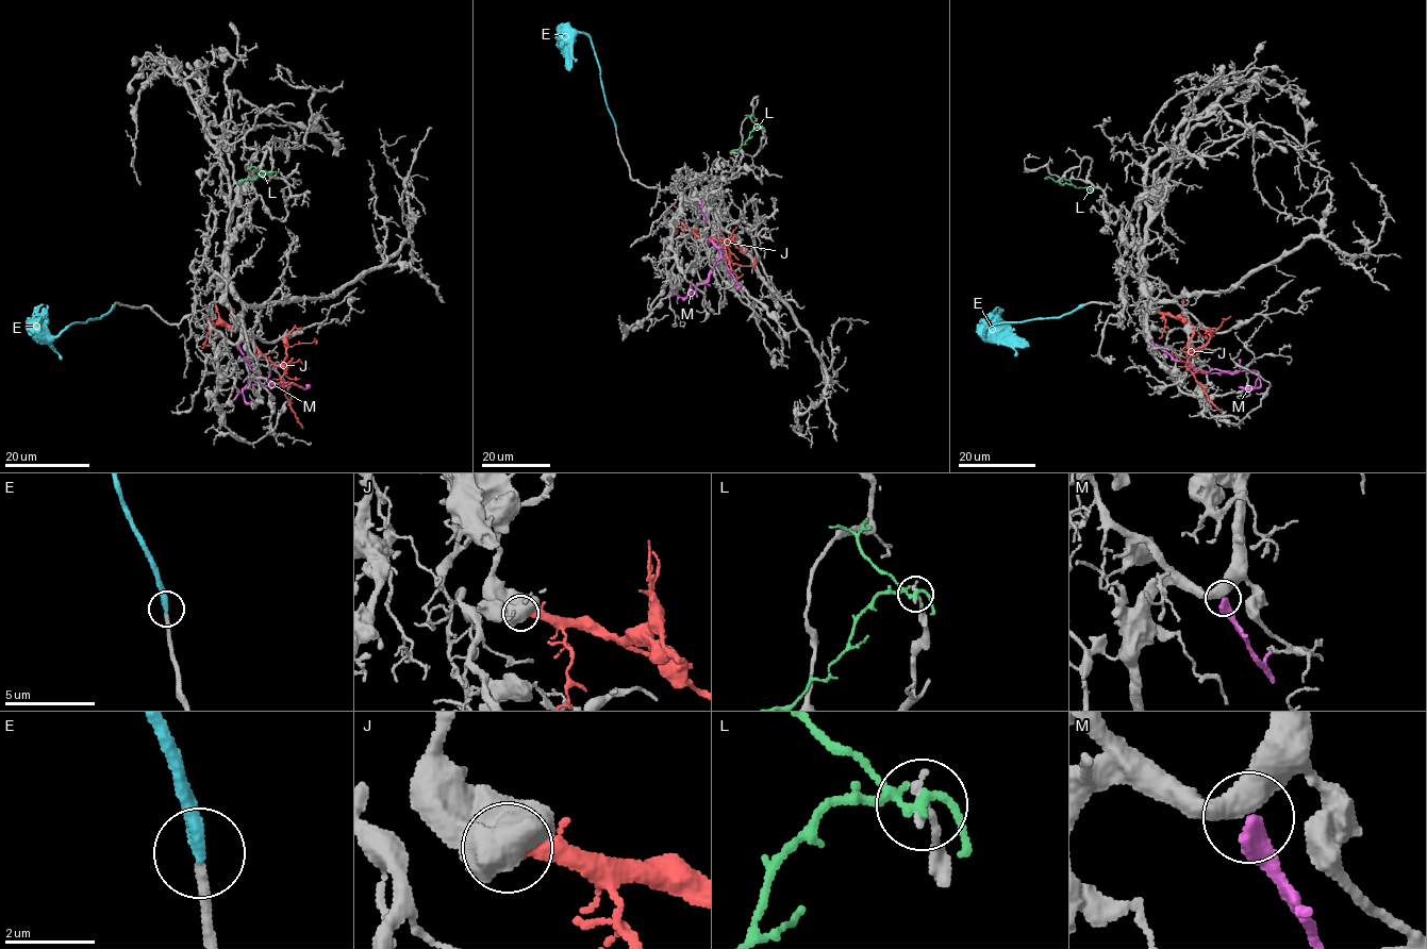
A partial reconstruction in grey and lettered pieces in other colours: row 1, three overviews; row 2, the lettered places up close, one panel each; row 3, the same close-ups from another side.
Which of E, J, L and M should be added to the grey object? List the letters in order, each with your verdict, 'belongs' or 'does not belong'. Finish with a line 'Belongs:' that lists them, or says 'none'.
E: belongs
J: does not belong
L: does not belong
M: does not belong
Belongs: E

